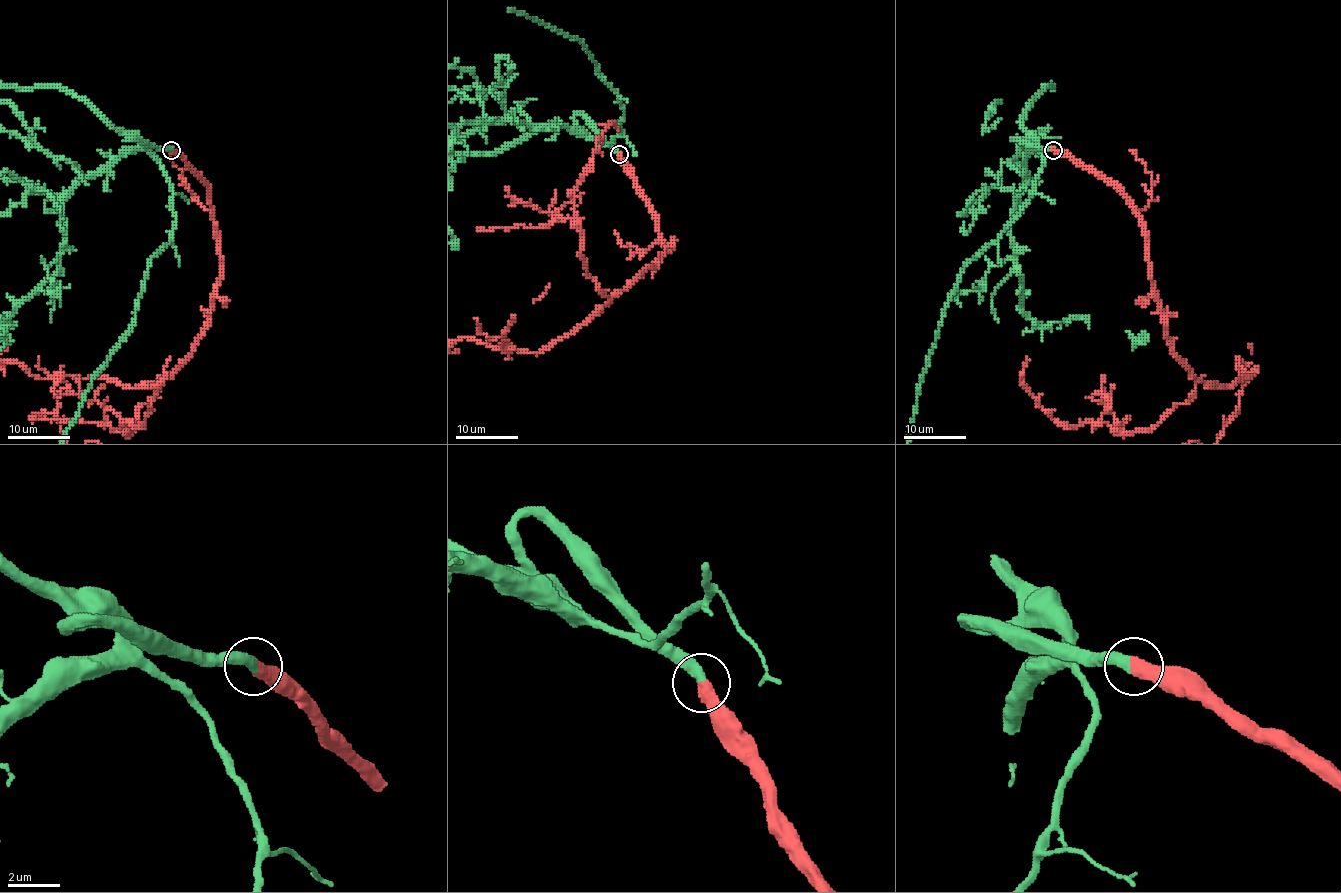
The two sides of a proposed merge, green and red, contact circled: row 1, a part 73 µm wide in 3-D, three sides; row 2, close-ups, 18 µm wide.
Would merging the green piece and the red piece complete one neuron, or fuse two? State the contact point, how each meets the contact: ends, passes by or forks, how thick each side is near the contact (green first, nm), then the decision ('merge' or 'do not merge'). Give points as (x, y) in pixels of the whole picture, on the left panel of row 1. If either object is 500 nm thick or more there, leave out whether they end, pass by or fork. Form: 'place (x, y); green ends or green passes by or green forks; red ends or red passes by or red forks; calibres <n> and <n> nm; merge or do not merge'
place (171, 150); calibres 480 and 550 nm; merge

